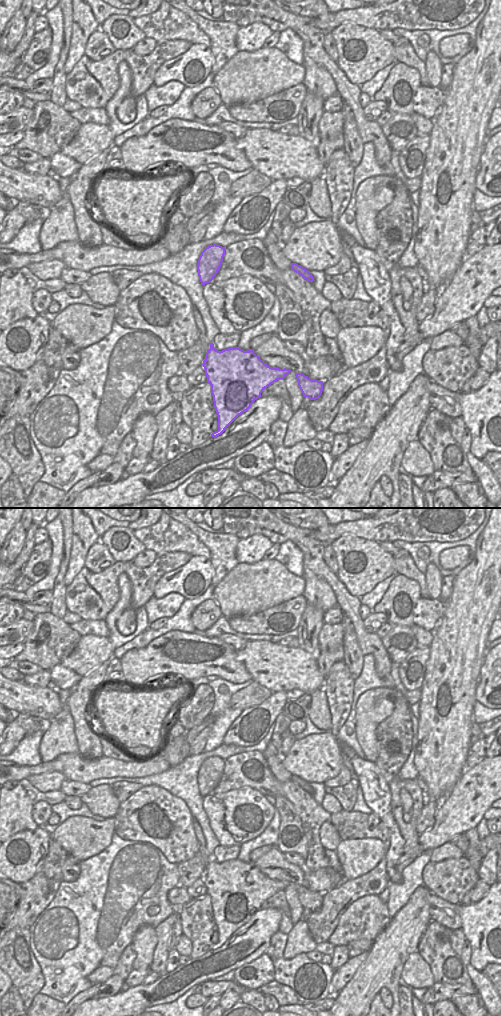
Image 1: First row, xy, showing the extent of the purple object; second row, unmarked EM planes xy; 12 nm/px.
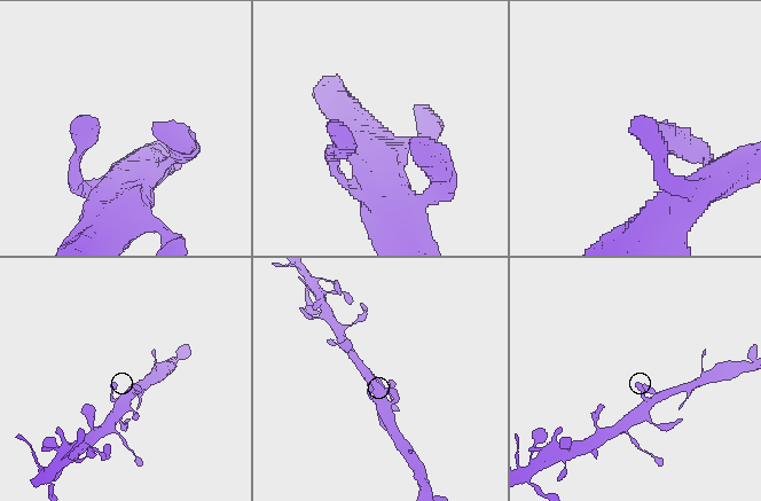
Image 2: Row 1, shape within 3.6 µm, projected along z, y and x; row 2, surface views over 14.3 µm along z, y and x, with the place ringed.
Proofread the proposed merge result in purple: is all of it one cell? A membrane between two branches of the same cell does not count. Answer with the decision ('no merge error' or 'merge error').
no merge error

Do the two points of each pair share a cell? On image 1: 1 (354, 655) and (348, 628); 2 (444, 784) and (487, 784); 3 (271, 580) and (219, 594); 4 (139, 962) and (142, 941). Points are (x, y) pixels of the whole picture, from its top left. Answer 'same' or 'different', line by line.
1: same
2: different
3: same
4: same

